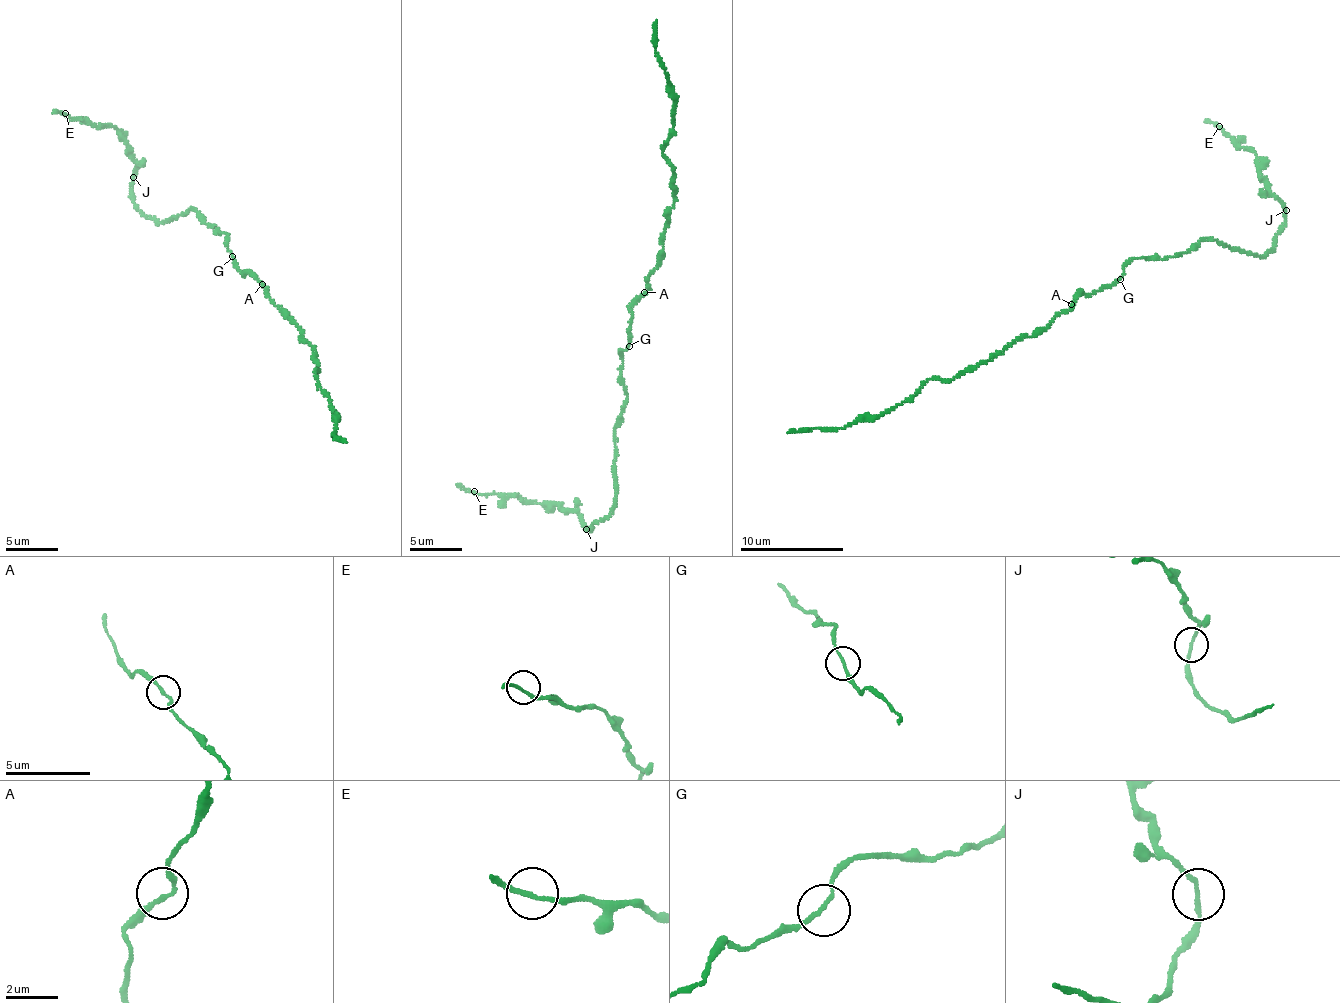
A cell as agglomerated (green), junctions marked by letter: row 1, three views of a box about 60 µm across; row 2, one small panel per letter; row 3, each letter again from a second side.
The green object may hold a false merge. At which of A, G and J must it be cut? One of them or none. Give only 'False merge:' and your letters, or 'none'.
False merge: J

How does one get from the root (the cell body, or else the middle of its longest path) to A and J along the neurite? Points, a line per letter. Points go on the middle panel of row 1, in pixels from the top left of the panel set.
A: (629, 343), (633, 301), (644, 292)
J: (629, 343), (620, 354), (620, 384), (627, 401), (615, 428), (614, 509), (589, 527), (589, 531), (585, 530)

